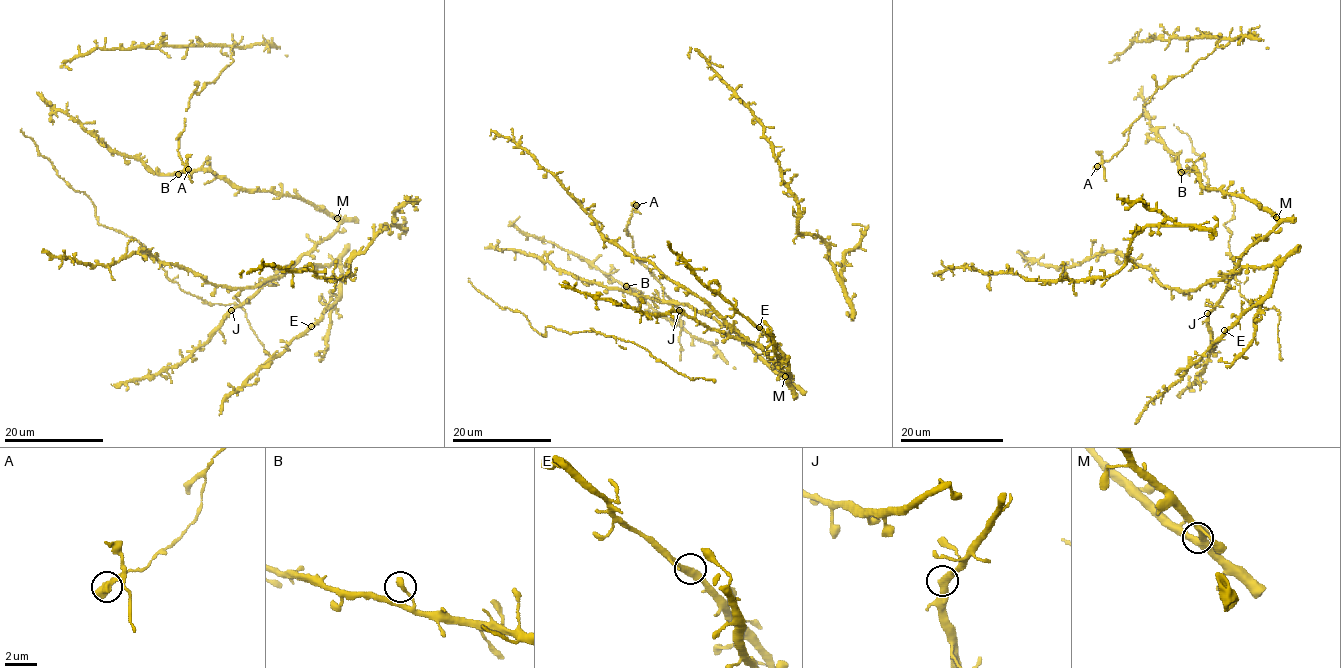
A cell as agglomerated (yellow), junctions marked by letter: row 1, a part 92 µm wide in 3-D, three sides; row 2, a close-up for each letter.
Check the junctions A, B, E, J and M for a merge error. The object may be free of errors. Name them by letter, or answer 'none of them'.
A

